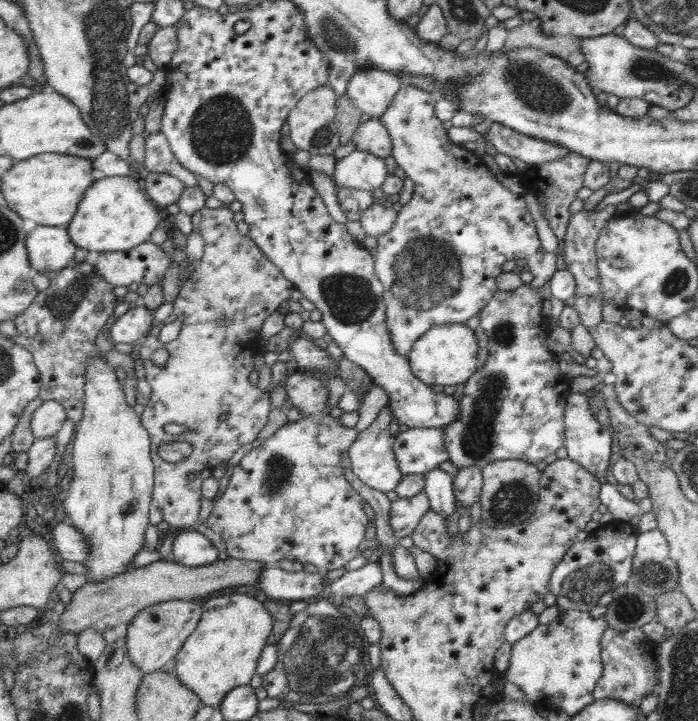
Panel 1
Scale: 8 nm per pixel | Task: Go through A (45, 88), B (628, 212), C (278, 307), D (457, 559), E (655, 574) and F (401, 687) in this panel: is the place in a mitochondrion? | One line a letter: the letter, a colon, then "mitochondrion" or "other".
A: other
B: other
C: other
D: other
E: mitochondrion
F: other

